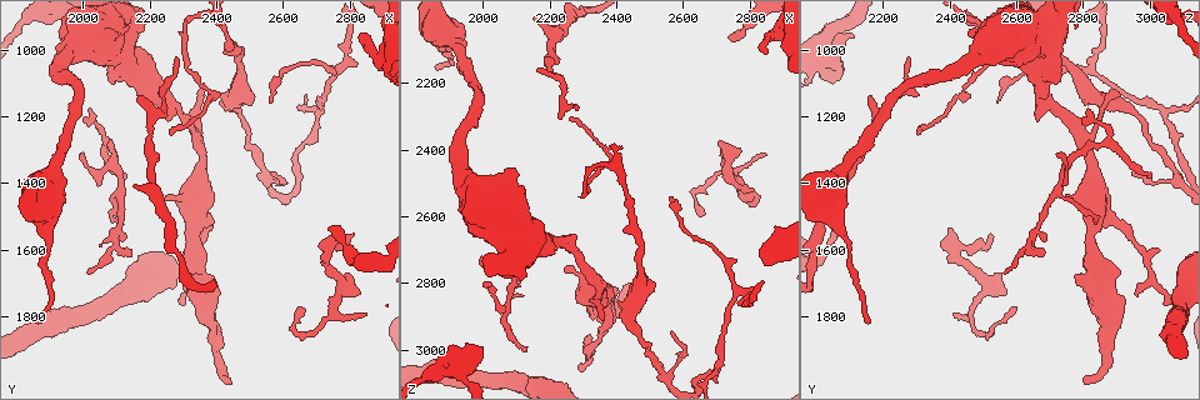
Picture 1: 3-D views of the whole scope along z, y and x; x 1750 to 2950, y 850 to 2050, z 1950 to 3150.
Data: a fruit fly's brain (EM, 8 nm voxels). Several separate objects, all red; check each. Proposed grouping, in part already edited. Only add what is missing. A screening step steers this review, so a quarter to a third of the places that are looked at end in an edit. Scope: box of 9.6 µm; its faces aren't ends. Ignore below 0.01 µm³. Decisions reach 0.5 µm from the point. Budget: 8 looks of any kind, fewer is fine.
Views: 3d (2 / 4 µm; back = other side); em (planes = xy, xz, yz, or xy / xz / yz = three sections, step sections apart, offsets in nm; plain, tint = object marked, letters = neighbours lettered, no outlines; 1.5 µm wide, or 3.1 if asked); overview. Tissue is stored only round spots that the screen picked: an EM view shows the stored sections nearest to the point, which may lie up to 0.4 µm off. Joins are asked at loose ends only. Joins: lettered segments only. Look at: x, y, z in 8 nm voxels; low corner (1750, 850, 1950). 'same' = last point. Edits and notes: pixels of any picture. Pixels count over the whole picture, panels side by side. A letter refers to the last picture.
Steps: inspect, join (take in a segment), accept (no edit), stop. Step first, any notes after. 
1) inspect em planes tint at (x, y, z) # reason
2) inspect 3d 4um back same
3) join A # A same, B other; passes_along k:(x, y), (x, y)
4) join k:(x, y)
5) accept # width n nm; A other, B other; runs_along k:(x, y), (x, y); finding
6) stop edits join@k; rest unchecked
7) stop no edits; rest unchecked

inspect 3d 4um at (2840, 950, 2120) # branch stops here

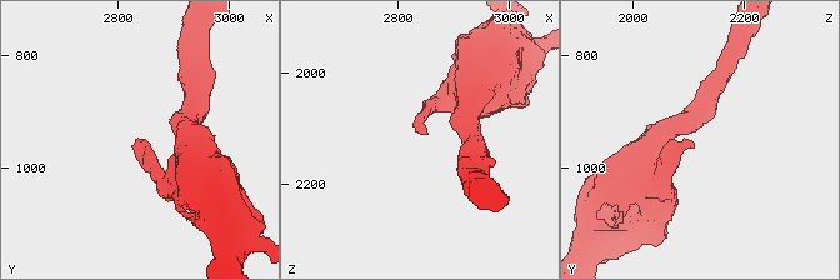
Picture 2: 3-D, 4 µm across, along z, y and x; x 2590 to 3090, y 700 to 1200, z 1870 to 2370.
inspect em planes letters at (2840, 960, 2105)

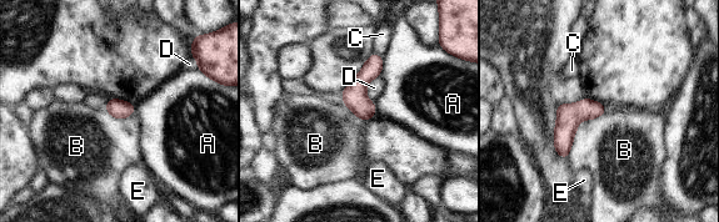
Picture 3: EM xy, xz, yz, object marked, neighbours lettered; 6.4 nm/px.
accept # A other, B other, C other, D other, E other; border 3:(607, 112), (579, 122), (567, 156); none of them fits

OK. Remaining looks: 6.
inspect em xz step 4 letters at (2770, 1540, 2400) # free end

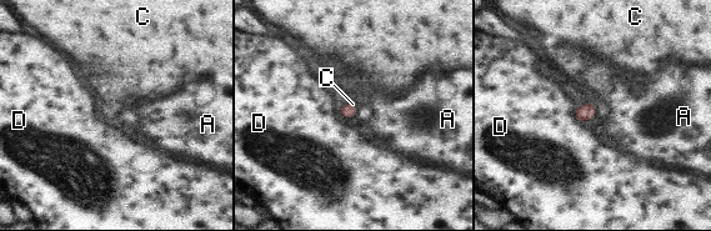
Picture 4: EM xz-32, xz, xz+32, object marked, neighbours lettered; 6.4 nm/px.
inspect em planes letters same # another direction

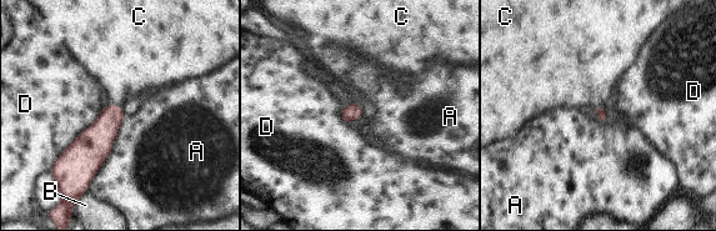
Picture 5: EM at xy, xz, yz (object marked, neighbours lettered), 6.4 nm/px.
join C # A other, B other, C same, D other; passes_along 5:(98, 140), (114, 105), (124, 68); it goes on there

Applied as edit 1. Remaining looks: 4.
stop edits join@5; rest unchecked

